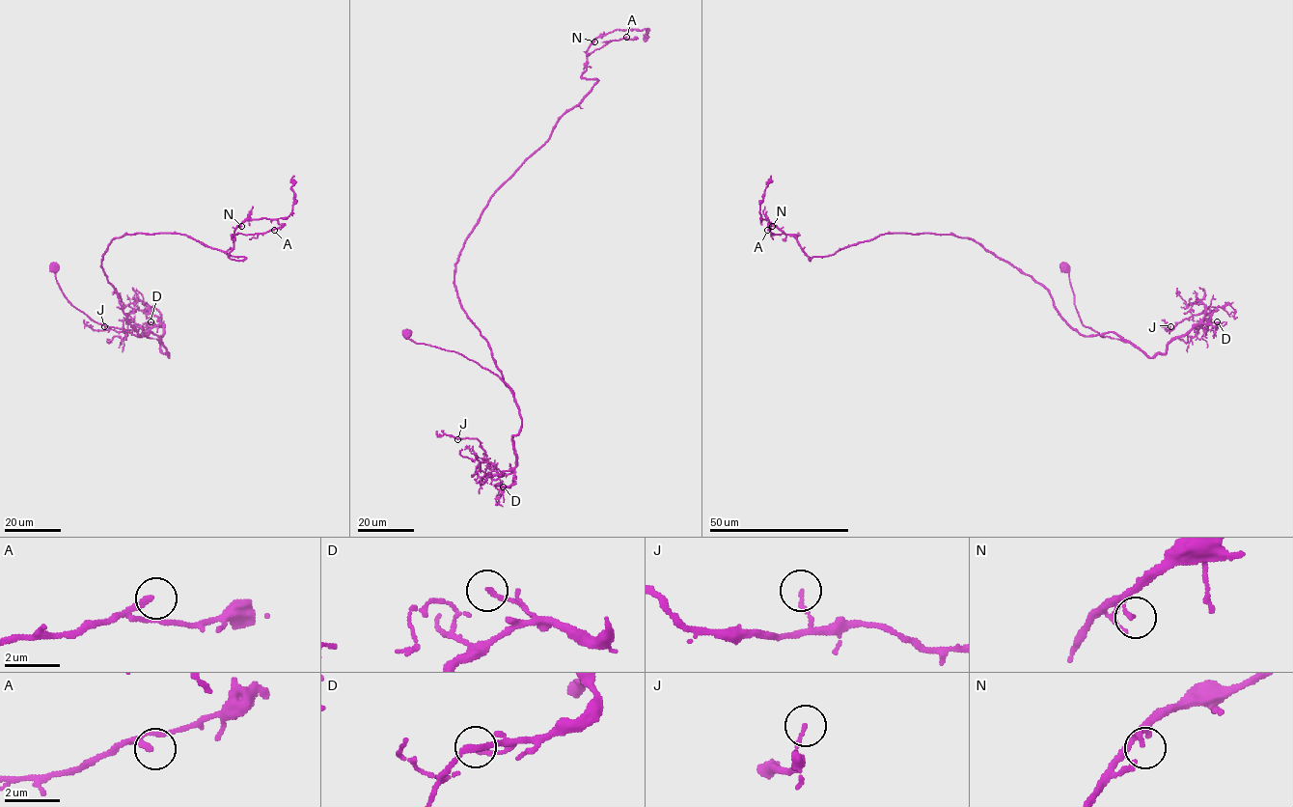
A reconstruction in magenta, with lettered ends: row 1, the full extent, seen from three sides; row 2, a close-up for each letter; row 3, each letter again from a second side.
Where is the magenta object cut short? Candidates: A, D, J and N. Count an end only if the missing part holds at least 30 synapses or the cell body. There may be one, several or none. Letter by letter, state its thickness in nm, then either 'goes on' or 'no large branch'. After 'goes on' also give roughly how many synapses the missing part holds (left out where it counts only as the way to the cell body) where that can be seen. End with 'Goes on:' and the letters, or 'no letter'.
A: 220 nm | goes on | 30 syn
D: 160 nm | no large branch
J: 130 nm | no large branch
N: 150 nm | no large branch
Goes on: A

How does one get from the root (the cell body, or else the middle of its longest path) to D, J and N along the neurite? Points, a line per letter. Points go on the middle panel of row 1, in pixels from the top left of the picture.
D: (407, 333), (416, 343), (453, 350), (477, 362), (509, 387), (521, 427), (512, 436), (515, 482), (503, 486)
J: (407, 333), (477, 362), (512, 395), (521, 427), (509, 473), (491, 478), (481, 468), (480, 441), (457, 439)
N: (407, 333), (477, 362), (512, 391), (460, 303), (455, 264), (489, 198), (597, 80), (581, 76), (594, 41)

